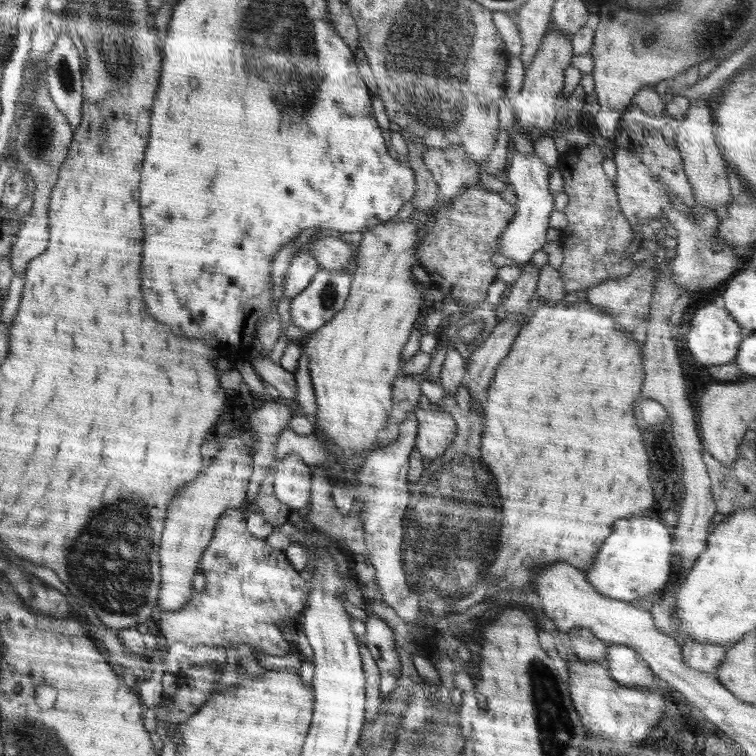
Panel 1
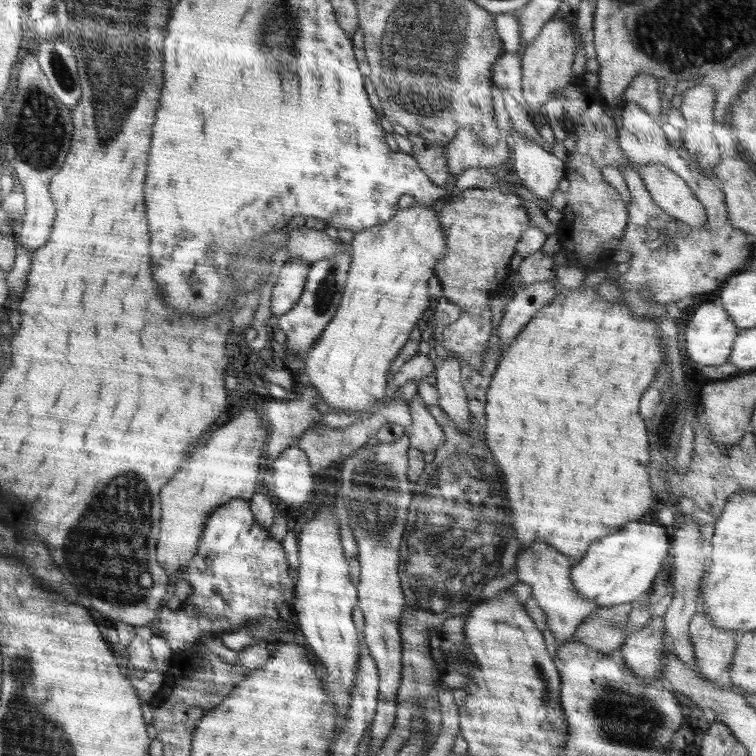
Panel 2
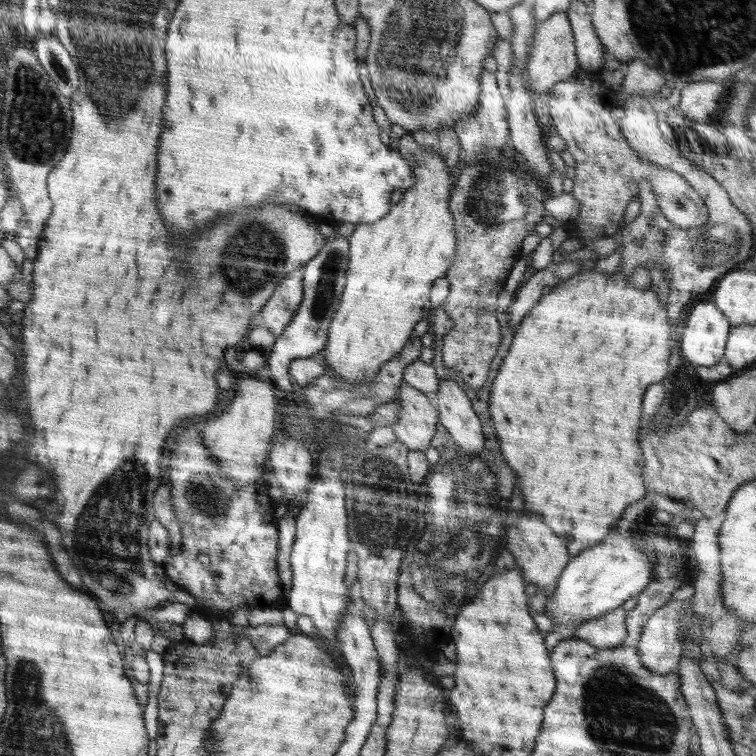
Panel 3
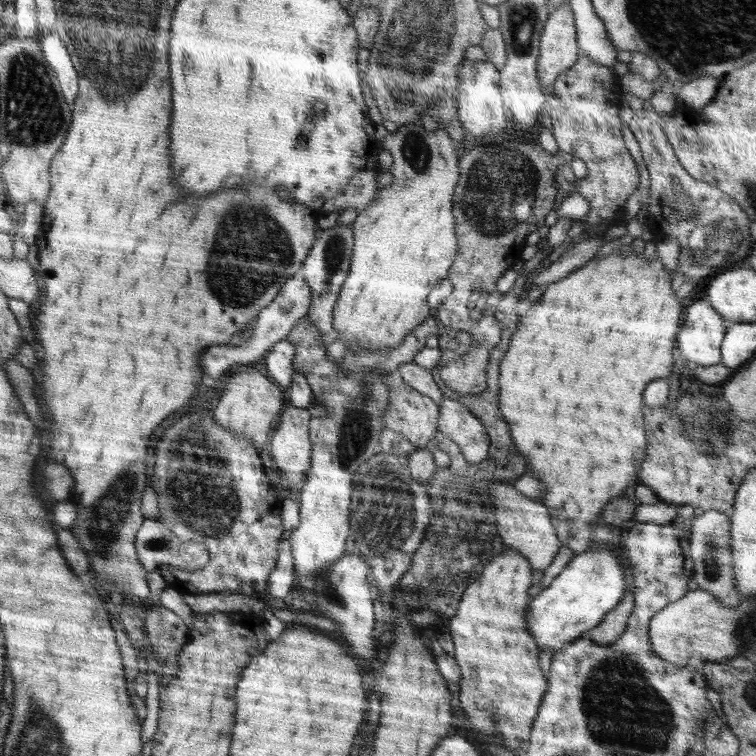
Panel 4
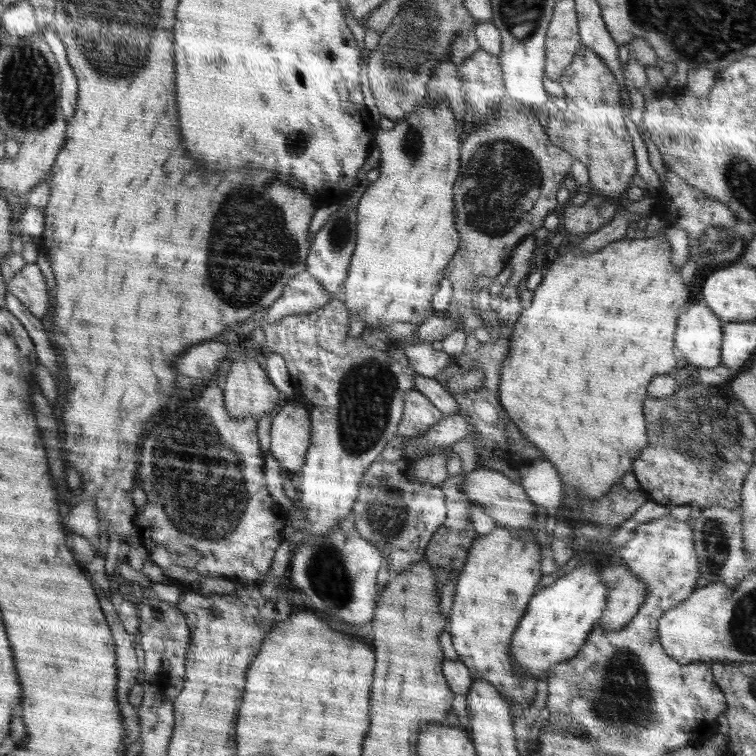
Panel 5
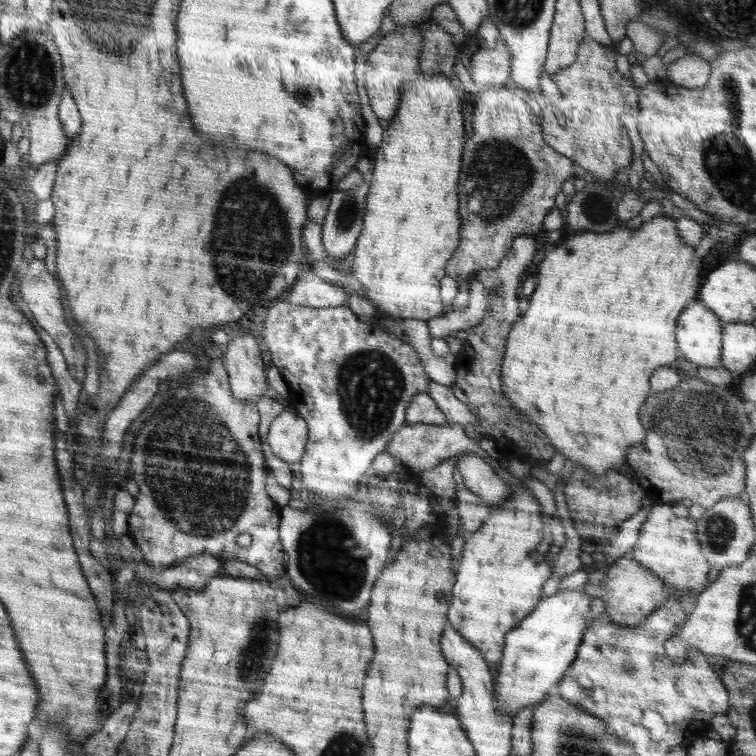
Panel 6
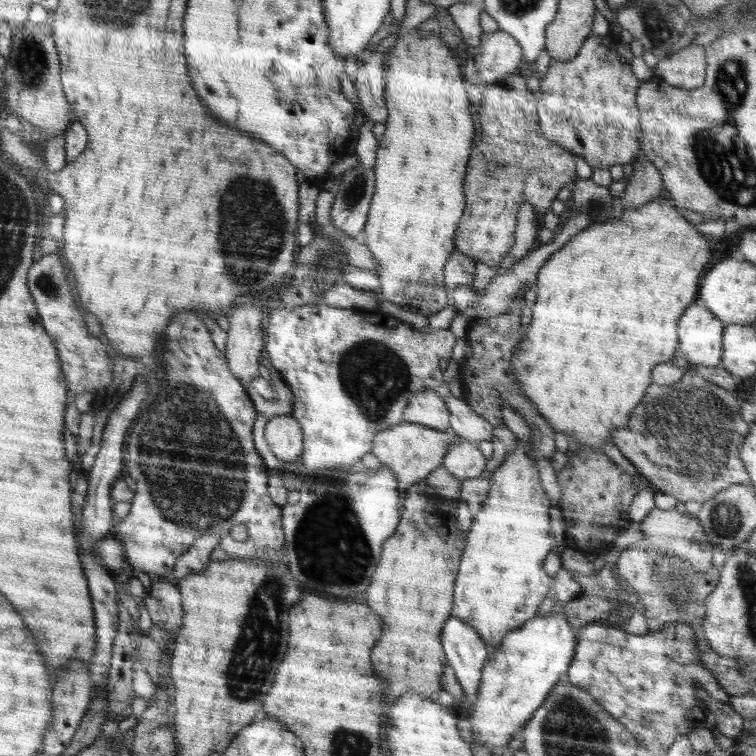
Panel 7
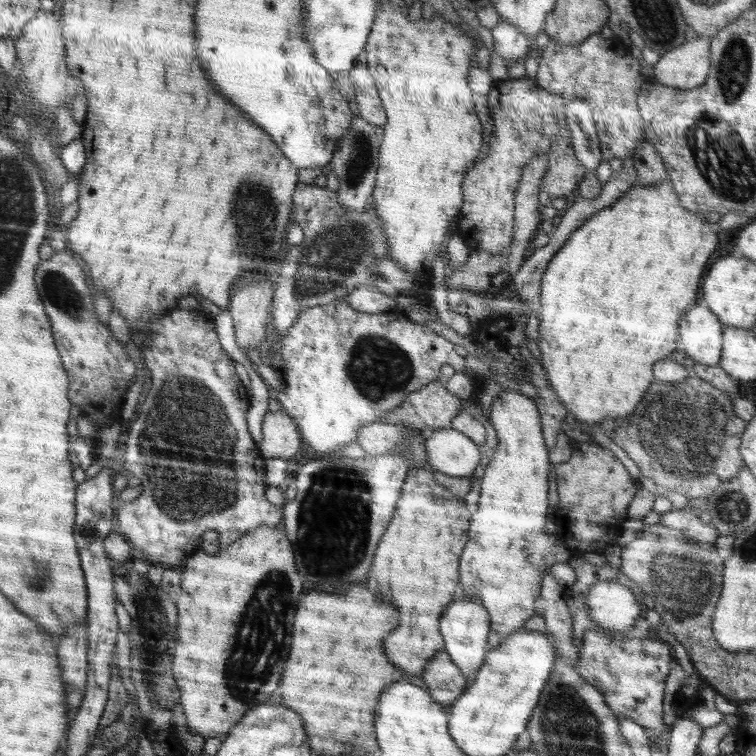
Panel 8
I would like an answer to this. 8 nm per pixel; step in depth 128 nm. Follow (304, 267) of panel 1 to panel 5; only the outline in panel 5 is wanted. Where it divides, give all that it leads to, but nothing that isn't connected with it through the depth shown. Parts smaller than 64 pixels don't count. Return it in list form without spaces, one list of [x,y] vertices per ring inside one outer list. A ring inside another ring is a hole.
[[[308,271],[299,272],[288,281],[280,298],[268,307],[268,312],[257,317],[258,326],[269,325],[285,316],[316,310],[329,300],[329,292],[317,278]],[[216,339],[212,340],[212,342],[196,344],[184,356],[180,356],[180,360],[176,360],[174,368],[182,376],[216,379],[212,378],[212,376],[216,375],[220,360],[226,358],[228,352],[230,352],[228,346]],[[212,368],[216,368],[214,374],[212,374]]]

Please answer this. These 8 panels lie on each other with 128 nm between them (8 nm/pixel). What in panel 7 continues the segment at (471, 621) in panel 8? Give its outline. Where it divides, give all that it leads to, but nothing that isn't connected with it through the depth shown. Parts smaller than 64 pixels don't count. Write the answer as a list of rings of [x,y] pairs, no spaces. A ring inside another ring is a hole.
[[[454,616],[443,624],[441,641],[447,665],[455,672],[466,695],[466,710],[471,715],[471,706],[482,684],[482,669],[489,659],[488,648],[473,626]]]

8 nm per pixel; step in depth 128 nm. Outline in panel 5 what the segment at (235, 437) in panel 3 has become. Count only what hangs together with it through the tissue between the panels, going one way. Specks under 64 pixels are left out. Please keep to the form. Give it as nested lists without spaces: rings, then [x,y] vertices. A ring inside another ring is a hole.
[[[245,349],[232,361],[230,371],[225,380],[222,380],[222,386],[224,406],[235,419],[254,417],[259,422],[264,413],[274,413],[283,403],[281,392],[270,382],[266,371],[262,369],[263,366],[250,357]]]

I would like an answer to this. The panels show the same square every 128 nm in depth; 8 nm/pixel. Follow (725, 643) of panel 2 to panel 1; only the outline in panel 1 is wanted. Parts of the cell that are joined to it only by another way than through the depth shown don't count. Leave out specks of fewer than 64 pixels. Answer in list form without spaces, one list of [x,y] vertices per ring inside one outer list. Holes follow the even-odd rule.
[[[685,638],[681,653],[685,663],[700,672],[716,676],[717,668],[723,663],[728,646],[706,644]]]

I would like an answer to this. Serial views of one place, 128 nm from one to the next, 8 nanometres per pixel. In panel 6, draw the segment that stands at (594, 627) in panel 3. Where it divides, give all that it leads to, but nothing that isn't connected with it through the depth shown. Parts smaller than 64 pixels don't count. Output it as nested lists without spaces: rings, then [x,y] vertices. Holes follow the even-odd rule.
[[[628,553],[616,561],[610,570],[606,570],[606,580],[602,581],[600,585],[589,586],[586,584],[585,592],[589,596],[603,600],[606,606],[605,620],[608,626],[613,624],[636,626],[642,621],[646,621],[646,617],[654,613],[669,598],[673,589],[668,588],[657,574],[650,572],[644,566],[640,566],[636,560],[632,560],[632,554]]]

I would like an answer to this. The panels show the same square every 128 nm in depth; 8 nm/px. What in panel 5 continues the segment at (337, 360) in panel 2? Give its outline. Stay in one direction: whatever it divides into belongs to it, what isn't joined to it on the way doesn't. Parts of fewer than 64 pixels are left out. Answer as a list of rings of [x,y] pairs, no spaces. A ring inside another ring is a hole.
[[[427,99],[427,102],[420,107],[416,107],[415,111],[405,116],[403,120],[395,121],[396,126],[392,130],[375,132],[375,143],[380,148],[379,160],[379,177],[372,183],[366,186],[360,203],[356,209],[357,212],[357,241],[351,258],[350,268],[348,268],[347,277],[343,280],[344,288],[346,289],[346,301],[344,306],[349,310],[350,314],[358,314],[364,322],[365,328],[383,330],[387,324],[392,323],[414,323],[419,325],[427,318],[434,315],[435,308],[432,306],[431,300],[439,287],[439,282],[445,278],[445,268],[452,260],[454,253],[458,250],[460,235],[456,230],[454,210],[454,182],[460,176],[460,159],[461,159],[461,144],[460,144],[460,126],[456,122],[453,110],[446,106],[440,100],[432,101]]]

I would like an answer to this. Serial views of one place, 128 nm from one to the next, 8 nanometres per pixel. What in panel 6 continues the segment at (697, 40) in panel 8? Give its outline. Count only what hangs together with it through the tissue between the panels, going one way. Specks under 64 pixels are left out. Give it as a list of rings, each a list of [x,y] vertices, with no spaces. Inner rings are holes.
[[[685,54],[681,58],[679,57],[667,68],[667,80],[688,89],[706,86],[711,74],[709,62],[694,54]]]

